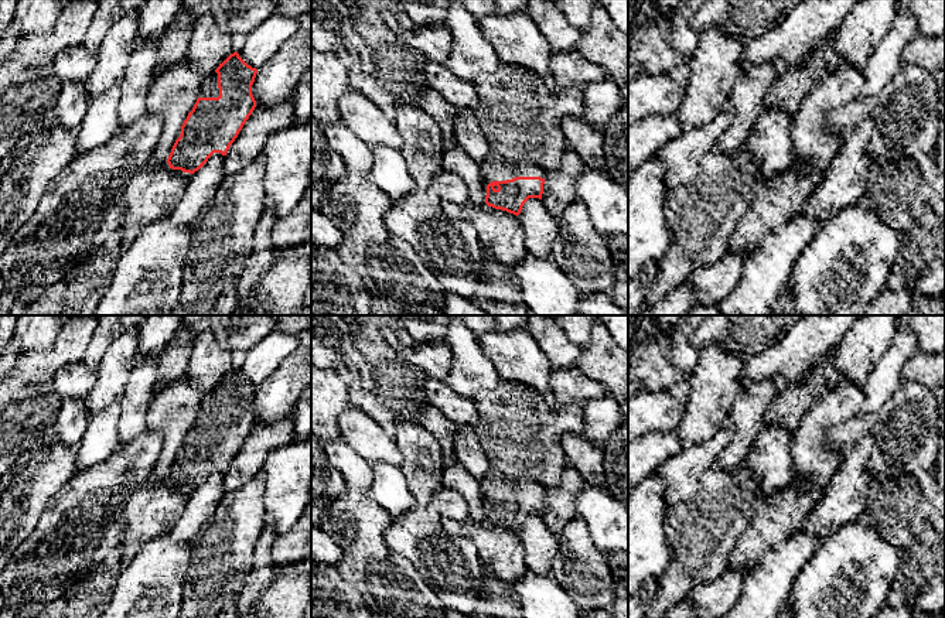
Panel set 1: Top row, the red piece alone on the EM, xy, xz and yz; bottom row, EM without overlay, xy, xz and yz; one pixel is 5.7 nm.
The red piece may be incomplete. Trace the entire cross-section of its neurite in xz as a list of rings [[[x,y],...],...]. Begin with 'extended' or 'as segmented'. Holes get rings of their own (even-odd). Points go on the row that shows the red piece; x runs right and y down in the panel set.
extended; [[[489,151],[480,163],[485,204],[519,215],[529,198],[542,199],[545,171],[528,163],[515,163]]]

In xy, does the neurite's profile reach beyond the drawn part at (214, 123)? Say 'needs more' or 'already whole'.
needs more

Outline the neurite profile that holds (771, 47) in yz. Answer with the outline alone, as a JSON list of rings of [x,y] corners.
[[[804,0],[785,18],[768,33],[746,41],[741,69],[771,62],[778,72],[806,62],[812,49],[818,48],[823,38],[835,34],[842,21],[853,11],[859,0]]]

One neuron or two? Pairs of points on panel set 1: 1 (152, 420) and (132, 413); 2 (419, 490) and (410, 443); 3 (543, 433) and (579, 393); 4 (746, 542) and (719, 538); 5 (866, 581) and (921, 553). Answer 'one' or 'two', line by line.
1: two
2: one
3: two
4: two
5: two

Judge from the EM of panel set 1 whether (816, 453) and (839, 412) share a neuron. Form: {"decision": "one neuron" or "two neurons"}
{"decision": "one neuron"}

